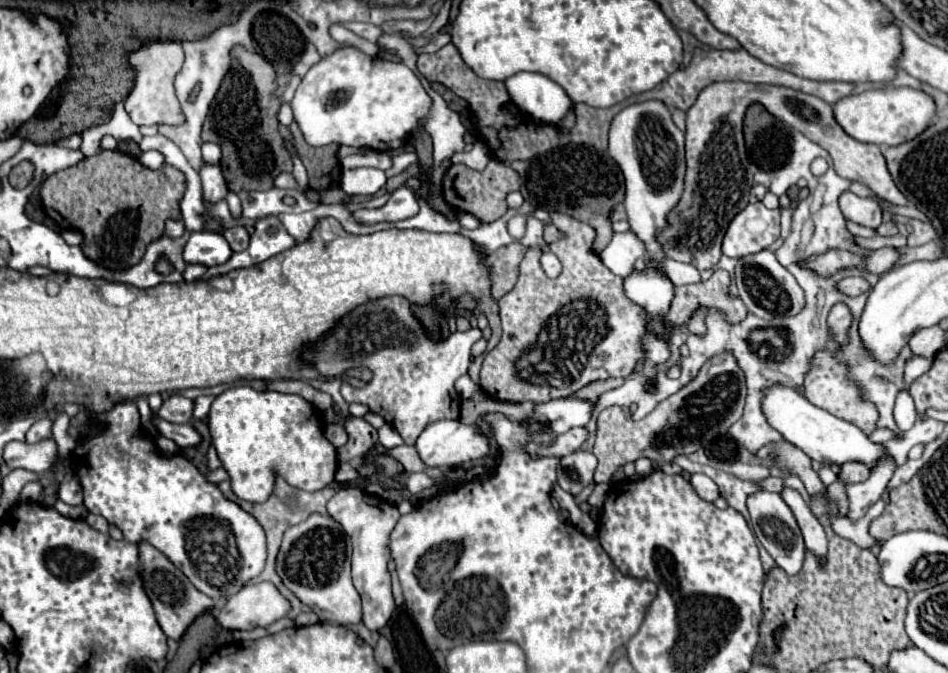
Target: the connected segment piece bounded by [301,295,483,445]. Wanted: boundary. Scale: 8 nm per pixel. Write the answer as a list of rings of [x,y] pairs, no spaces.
[[[389,295],[355,307],[323,339],[305,343],[301,361],[315,367],[323,377],[337,377],[357,367],[369,369],[373,377],[363,387],[361,403],[393,425],[407,445],[413,445],[429,423],[459,417],[461,397],[453,385],[457,377],[467,373],[471,345],[481,337],[479,327],[469,327],[467,331],[455,331],[449,337],[433,341],[423,323],[413,315],[411,303],[405,297]]]

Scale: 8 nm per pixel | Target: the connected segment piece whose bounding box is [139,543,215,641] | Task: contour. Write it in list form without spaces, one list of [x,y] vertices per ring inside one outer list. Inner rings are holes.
[[[149,543],[139,545],[139,577],[143,579],[143,589],[151,599],[151,605],[155,609],[163,633],[175,641],[181,639],[181,635],[197,615],[201,615],[205,609],[215,609],[215,603],[207,595],[197,591],[191,585],[191,581],[163,553],[159,553]]]

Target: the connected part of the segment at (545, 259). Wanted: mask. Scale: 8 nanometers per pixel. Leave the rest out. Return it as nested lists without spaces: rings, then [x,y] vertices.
[[[543,251],[541,263],[543,263],[543,271],[547,273],[547,277],[555,279],[557,277],[557,257],[551,251]]]

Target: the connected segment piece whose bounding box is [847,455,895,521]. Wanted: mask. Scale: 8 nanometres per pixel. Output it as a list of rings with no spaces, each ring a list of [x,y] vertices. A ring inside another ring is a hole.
[[[887,455],[887,459],[879,459],[879,467],[875,467],[875,471],[871,471],[867,481],[853,483],[847,487],[847,495],[849,495],[849,515],[847,517],[849,519],[853,519],[853,521],[861,519],[867,513],[867,509],[877,499],[881,499],[893,471],[895,471],[895,459],[891,455]]]

